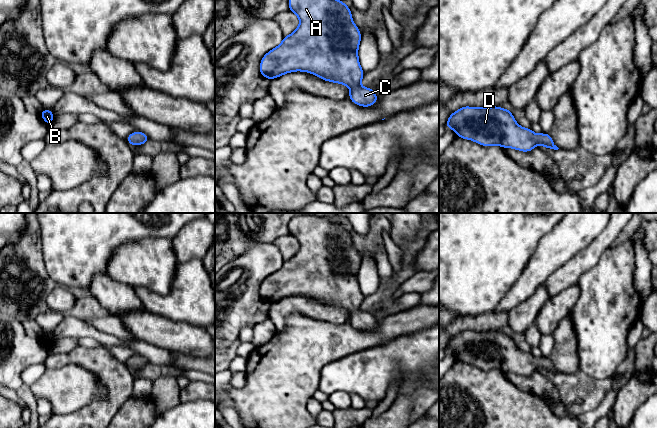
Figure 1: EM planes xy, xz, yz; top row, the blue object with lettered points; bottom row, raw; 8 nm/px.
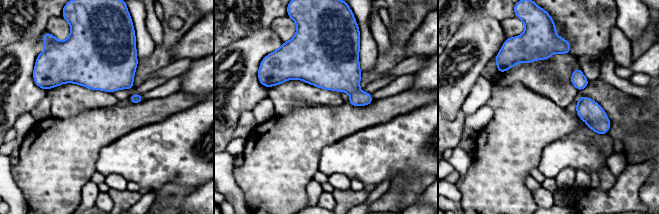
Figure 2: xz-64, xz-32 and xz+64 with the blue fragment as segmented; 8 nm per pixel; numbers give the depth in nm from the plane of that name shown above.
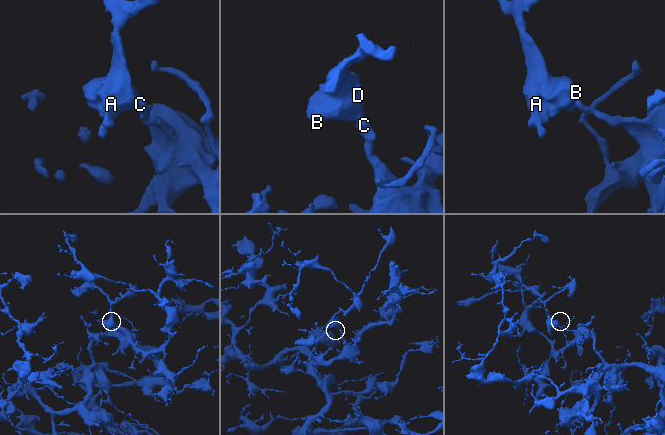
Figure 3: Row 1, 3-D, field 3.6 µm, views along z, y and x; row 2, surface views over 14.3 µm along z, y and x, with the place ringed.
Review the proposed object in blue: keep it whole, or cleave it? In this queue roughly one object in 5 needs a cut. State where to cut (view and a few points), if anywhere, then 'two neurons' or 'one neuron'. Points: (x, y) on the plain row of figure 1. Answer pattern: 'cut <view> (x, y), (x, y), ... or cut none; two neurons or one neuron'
cut none; one neuron

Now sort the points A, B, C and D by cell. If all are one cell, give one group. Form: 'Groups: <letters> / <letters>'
Groups: A B C D

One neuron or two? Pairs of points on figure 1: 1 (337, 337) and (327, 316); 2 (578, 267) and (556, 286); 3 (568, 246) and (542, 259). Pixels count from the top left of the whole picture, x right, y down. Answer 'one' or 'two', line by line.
1: two
2: one
3: one

